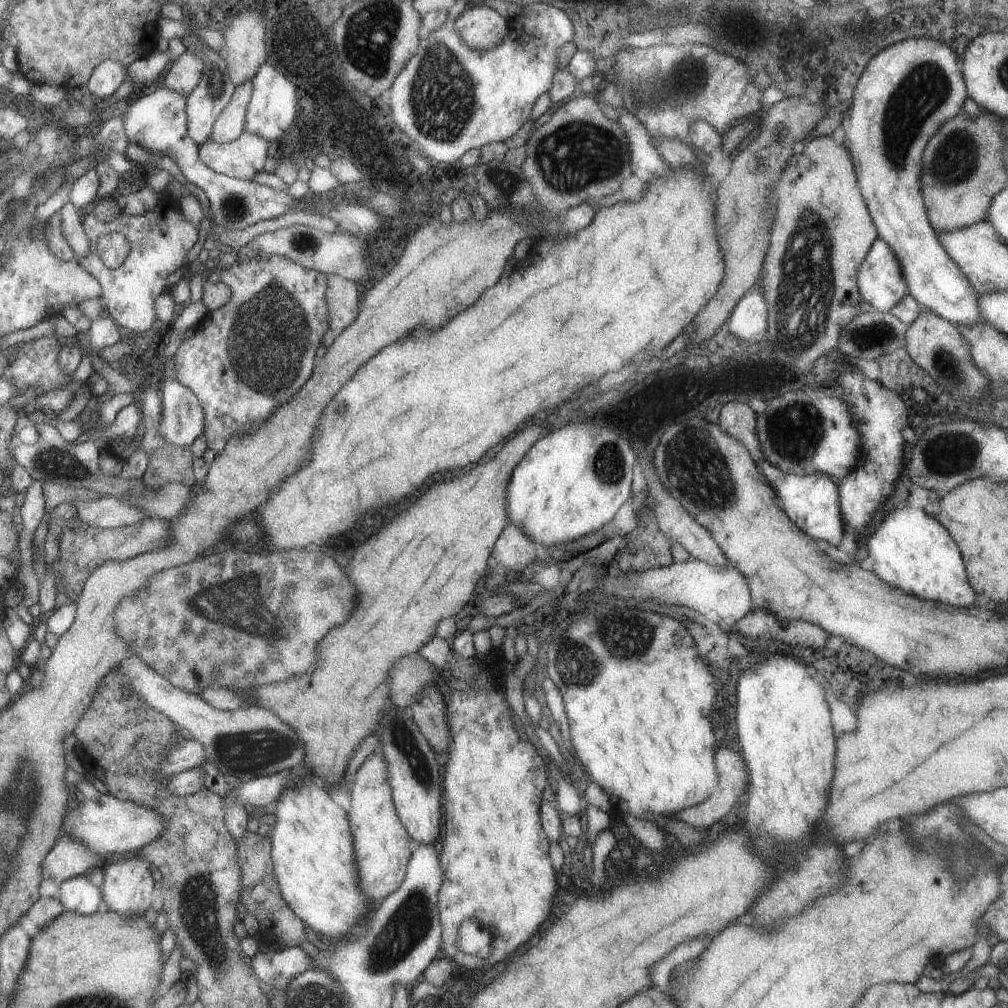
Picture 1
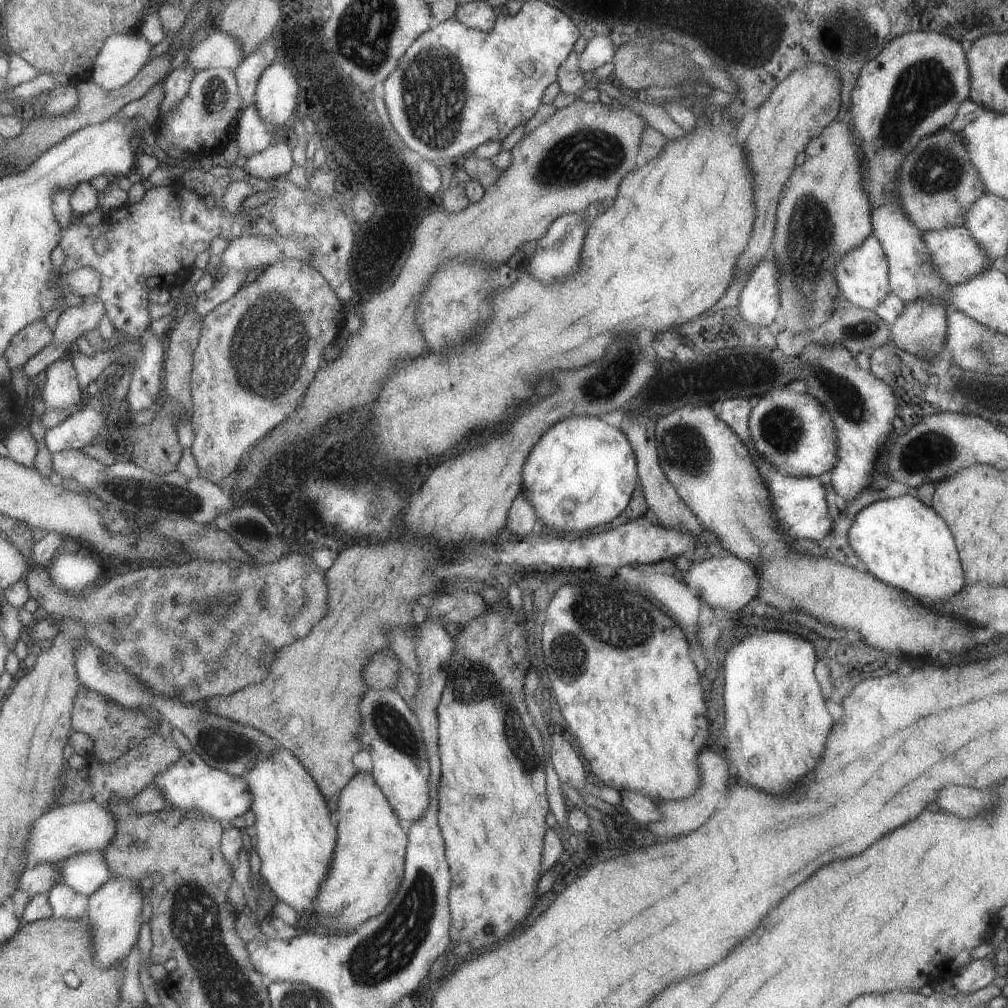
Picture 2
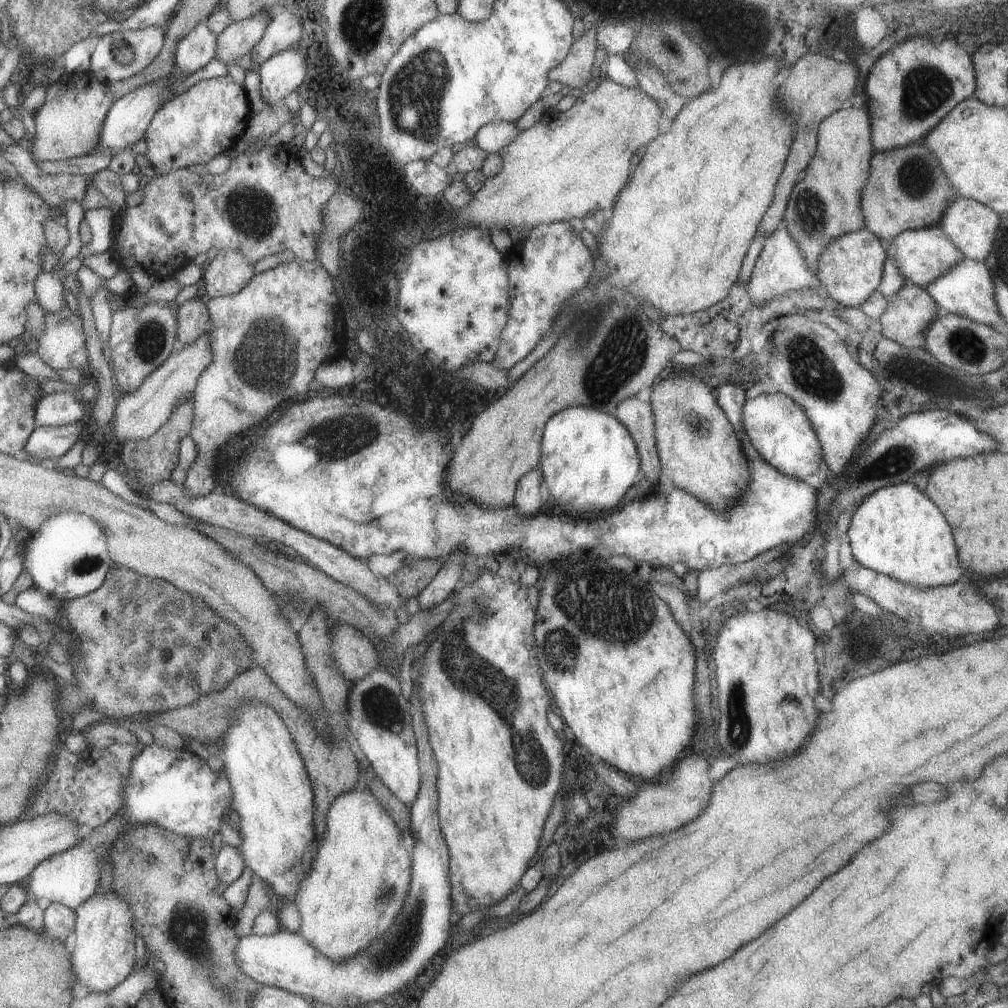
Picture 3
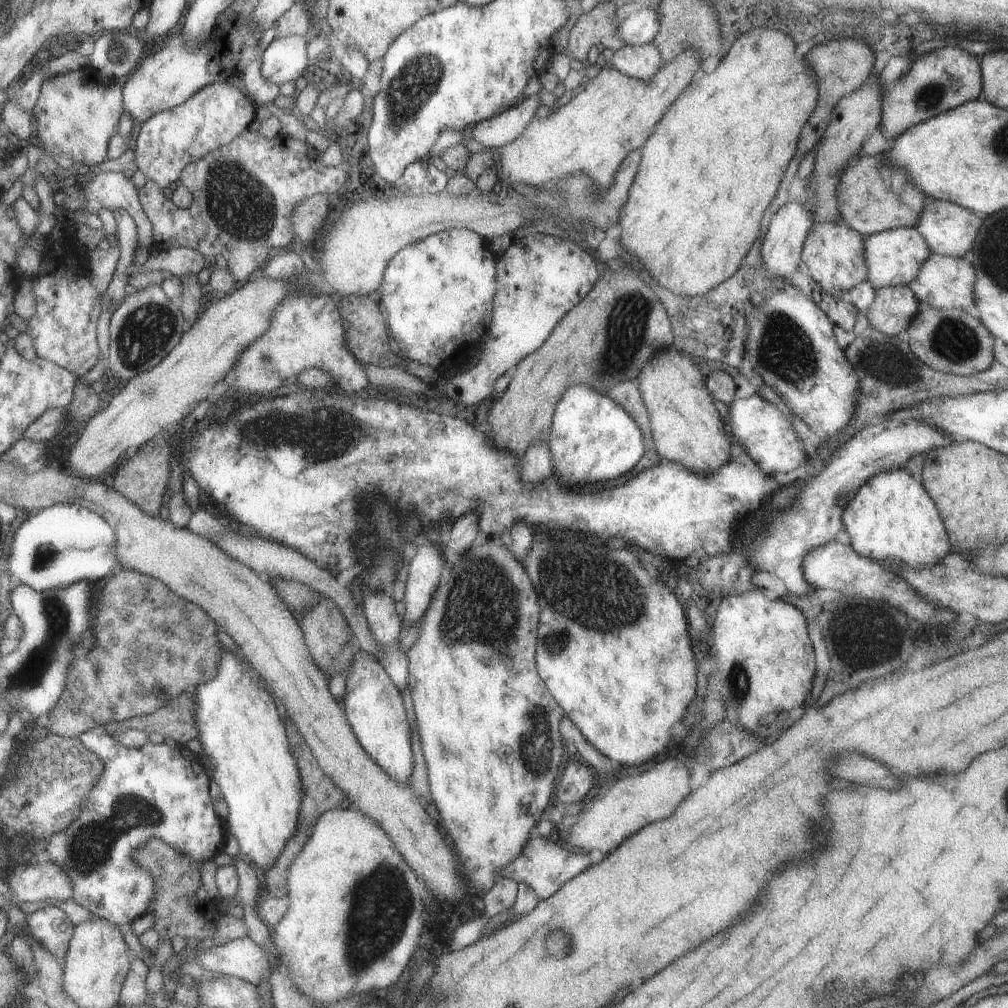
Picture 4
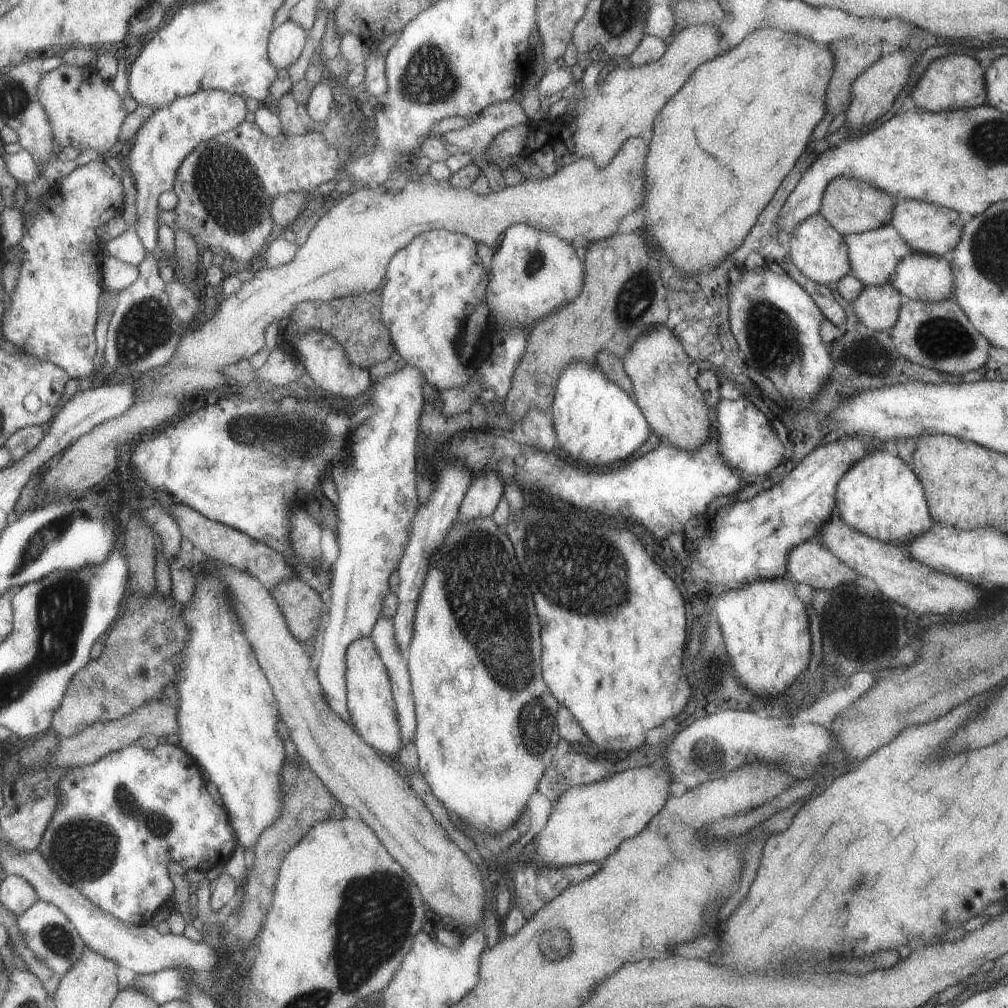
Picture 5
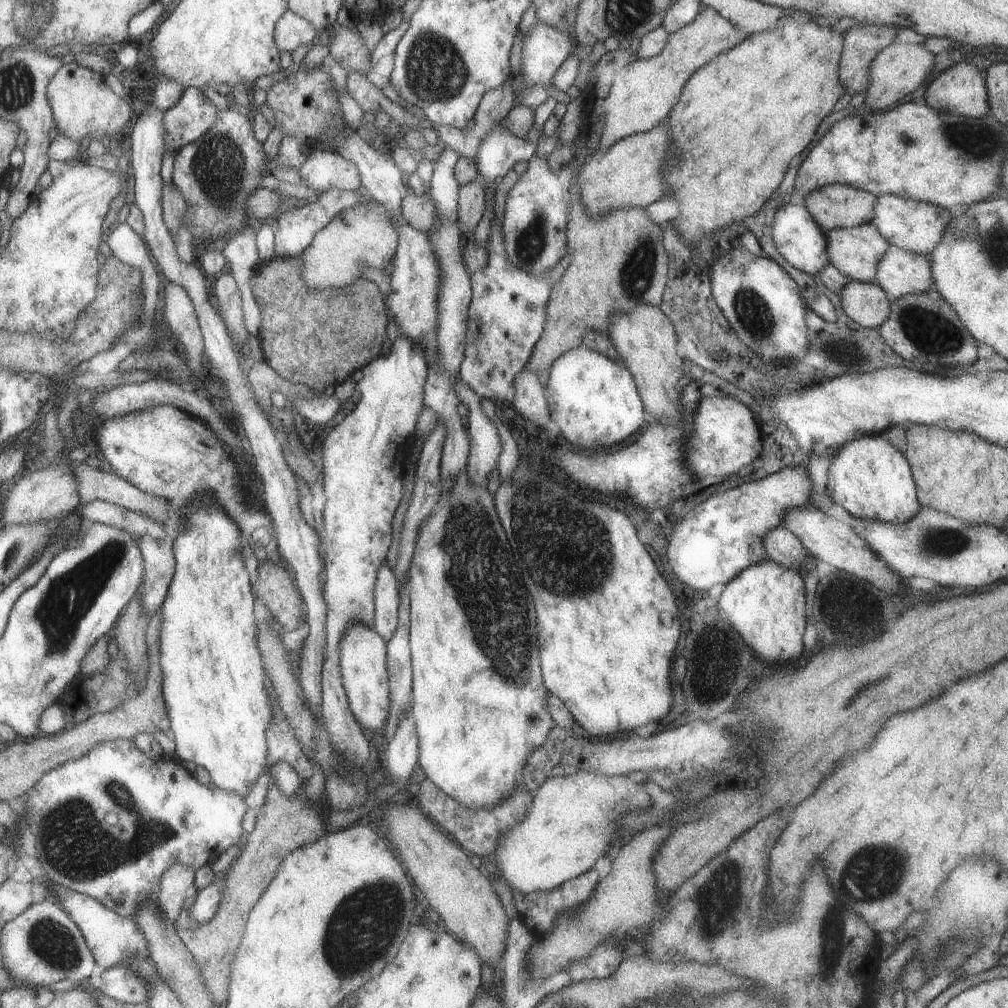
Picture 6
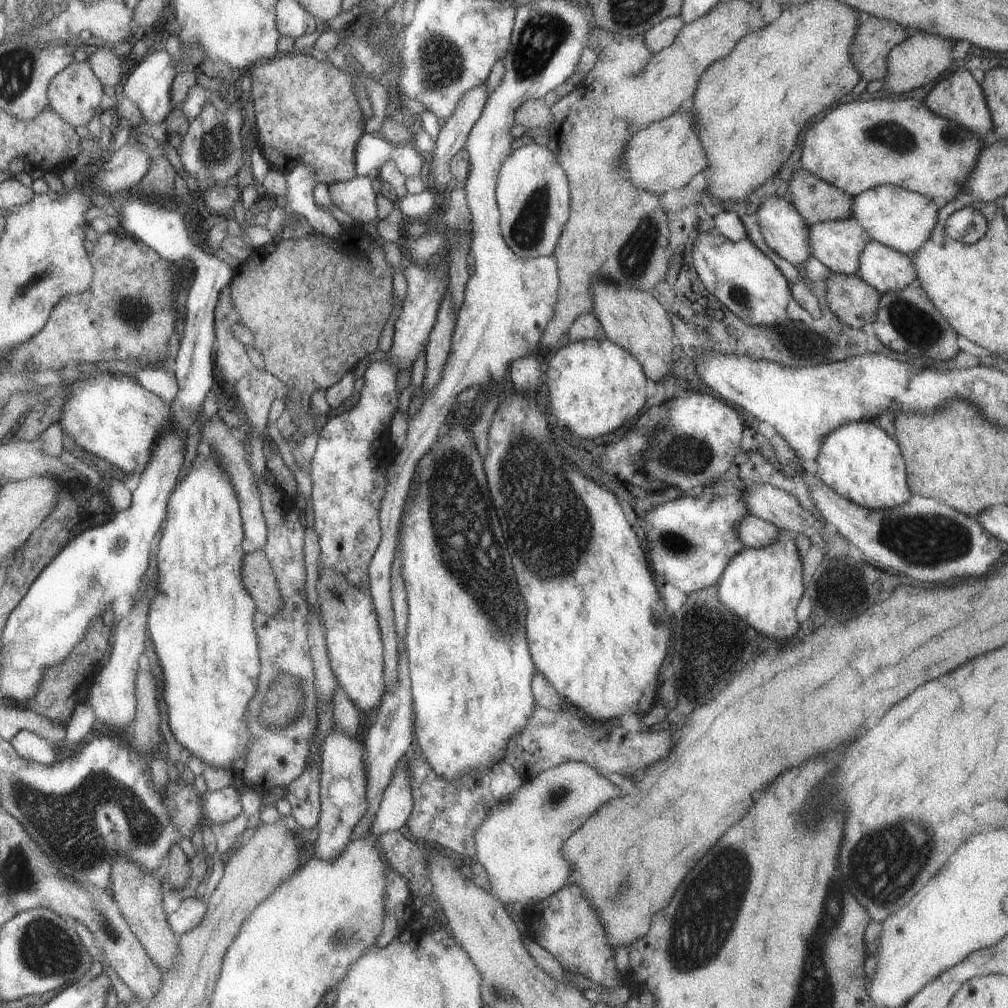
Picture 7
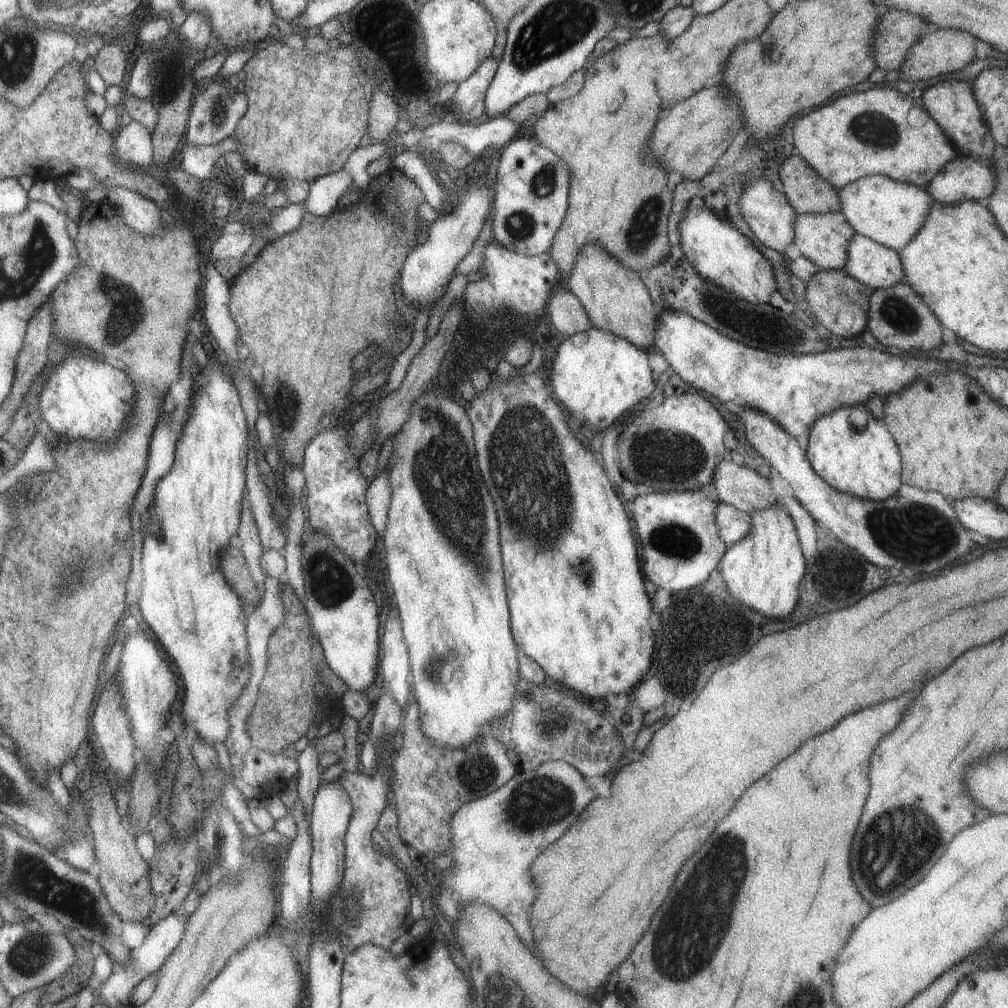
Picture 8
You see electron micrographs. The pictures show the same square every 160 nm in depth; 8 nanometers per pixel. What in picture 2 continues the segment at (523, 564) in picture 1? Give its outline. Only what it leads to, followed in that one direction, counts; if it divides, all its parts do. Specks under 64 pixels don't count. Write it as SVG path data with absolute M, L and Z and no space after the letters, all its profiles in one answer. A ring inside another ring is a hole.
M519 492L509 507L504 528L516 537L524 537L535 534L540 530L540 525L528 499L524 497L522 492Z

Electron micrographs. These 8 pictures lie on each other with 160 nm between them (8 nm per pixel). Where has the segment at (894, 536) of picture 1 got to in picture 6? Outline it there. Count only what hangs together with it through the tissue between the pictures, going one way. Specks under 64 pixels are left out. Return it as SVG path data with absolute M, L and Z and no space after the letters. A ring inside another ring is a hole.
M865 434L837 448L827 468L826 491L849 515L875 522L906 523L919 512L916 486L904 454L877 434Z

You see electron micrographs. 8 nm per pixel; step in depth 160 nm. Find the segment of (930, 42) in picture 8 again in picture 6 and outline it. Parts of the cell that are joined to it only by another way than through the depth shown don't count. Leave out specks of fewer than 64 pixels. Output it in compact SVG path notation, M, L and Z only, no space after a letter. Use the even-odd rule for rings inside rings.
M893 42L882 48L868 66L868 85L864 106L870 111L881 112L897 104L906 94L911 94L933 66L934 54L923 45Z

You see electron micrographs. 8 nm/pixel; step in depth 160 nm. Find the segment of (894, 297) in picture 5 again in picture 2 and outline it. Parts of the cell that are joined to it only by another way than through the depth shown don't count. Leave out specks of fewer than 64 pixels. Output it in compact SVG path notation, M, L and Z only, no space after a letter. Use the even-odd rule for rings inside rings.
M917 299L905 303L901 314L889 325L890 342L898 349L924 361L932 361L937 355L945 355L946 308L940 303Z

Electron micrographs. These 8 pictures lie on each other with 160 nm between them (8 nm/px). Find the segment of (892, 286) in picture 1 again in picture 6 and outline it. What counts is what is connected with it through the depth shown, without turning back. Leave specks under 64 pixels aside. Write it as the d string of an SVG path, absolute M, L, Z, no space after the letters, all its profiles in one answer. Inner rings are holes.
M790 202L775 210L771 224L771 240L781 258L785 258L787 264L804 274L818 274L819 270L828 264L825 233L799 202Z

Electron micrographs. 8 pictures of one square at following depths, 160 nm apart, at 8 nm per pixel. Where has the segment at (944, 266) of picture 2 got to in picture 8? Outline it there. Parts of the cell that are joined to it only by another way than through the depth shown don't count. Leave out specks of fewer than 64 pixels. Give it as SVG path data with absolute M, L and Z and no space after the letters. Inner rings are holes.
M839 213L797 215L794 220L794 243L800 253L820 269L841 270L846 265L847 245L856 232Z

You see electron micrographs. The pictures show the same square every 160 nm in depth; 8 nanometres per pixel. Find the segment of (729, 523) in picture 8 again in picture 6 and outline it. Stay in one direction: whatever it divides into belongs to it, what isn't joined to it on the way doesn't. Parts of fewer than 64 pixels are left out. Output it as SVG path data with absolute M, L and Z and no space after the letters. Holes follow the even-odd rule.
M781 526L765 532L761 536L761 546L768 559L785 568L799 571L807 560L808 552L803 548L803 544Z

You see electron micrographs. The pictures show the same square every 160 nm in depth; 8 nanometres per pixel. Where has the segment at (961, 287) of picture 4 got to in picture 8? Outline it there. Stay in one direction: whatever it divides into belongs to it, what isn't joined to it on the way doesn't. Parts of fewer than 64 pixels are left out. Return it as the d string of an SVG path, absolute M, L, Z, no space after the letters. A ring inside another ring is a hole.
M855 233L846 251L844 269L867 287L884 289L904 282L903 267L893 249Z

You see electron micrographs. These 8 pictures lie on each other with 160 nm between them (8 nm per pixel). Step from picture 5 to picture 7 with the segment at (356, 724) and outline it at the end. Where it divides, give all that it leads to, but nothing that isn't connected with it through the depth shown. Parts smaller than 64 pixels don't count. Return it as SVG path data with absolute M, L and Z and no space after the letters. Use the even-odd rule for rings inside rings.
M319 566L317 572L319 616L323 619L324 639L332 673L358 712L373 710L380 705L385 690L382 640L372 598L368 589L354 587L331 569Z

